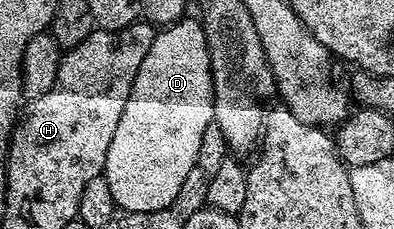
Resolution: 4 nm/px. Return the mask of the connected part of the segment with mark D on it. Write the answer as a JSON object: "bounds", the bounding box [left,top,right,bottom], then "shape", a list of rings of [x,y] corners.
{"bounds":[103,17,213,210],"shape":[[[182,17],[157,31],[151,50],[147,57],[143,57],[143,65],[139,65],[135,85],[131,85],[123,117],[119,117],[119,129],[115,129],[115,137],[111,137],[111,149],[107,149],[103,174],[107,185],[111,185],[111,197],[115,197],[120,210],[169,209],[187,173],[197,166],[203,129],[207,129],[207,125],[213,122],[213,78],[205,28],[200,18],[189,18]]]}

